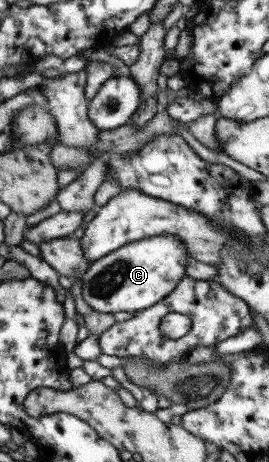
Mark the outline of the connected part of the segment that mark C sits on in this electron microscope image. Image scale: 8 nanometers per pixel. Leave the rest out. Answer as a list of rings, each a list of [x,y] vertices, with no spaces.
[[[172,234],[150,236],[127,243],[91,265],[82,277],[85,302],[99,313],[136,312],[149,309],[172,293],[177,280],[185,277],[185,261],[192,258]]]

